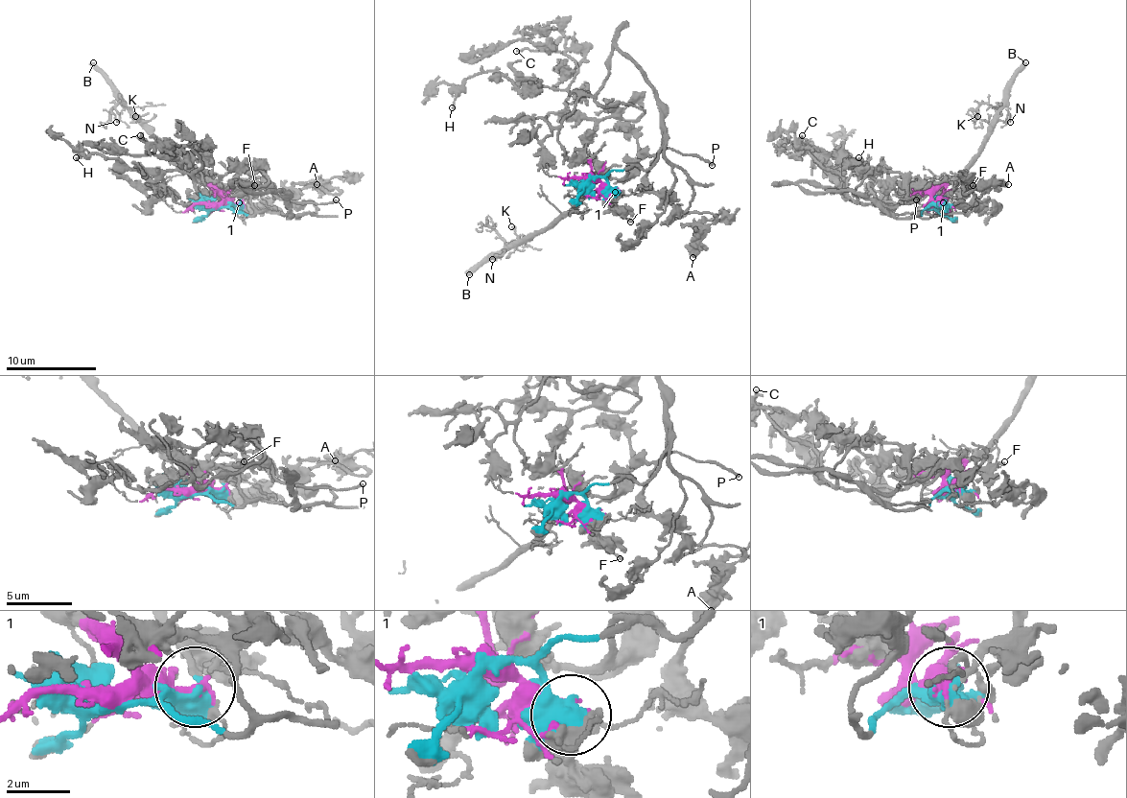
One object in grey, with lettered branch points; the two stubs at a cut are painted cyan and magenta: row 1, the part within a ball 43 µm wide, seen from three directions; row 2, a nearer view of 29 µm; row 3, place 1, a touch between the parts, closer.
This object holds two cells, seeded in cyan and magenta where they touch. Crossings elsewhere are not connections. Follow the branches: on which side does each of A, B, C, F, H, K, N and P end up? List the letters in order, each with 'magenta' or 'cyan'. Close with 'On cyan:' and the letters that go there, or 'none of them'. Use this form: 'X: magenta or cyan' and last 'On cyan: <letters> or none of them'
A: cyan
B: magenta
C: cyan
F: cyan
H: cyan
K: magenta
N: magenta
P: cyan
On cyan: A, C, F, H, P

